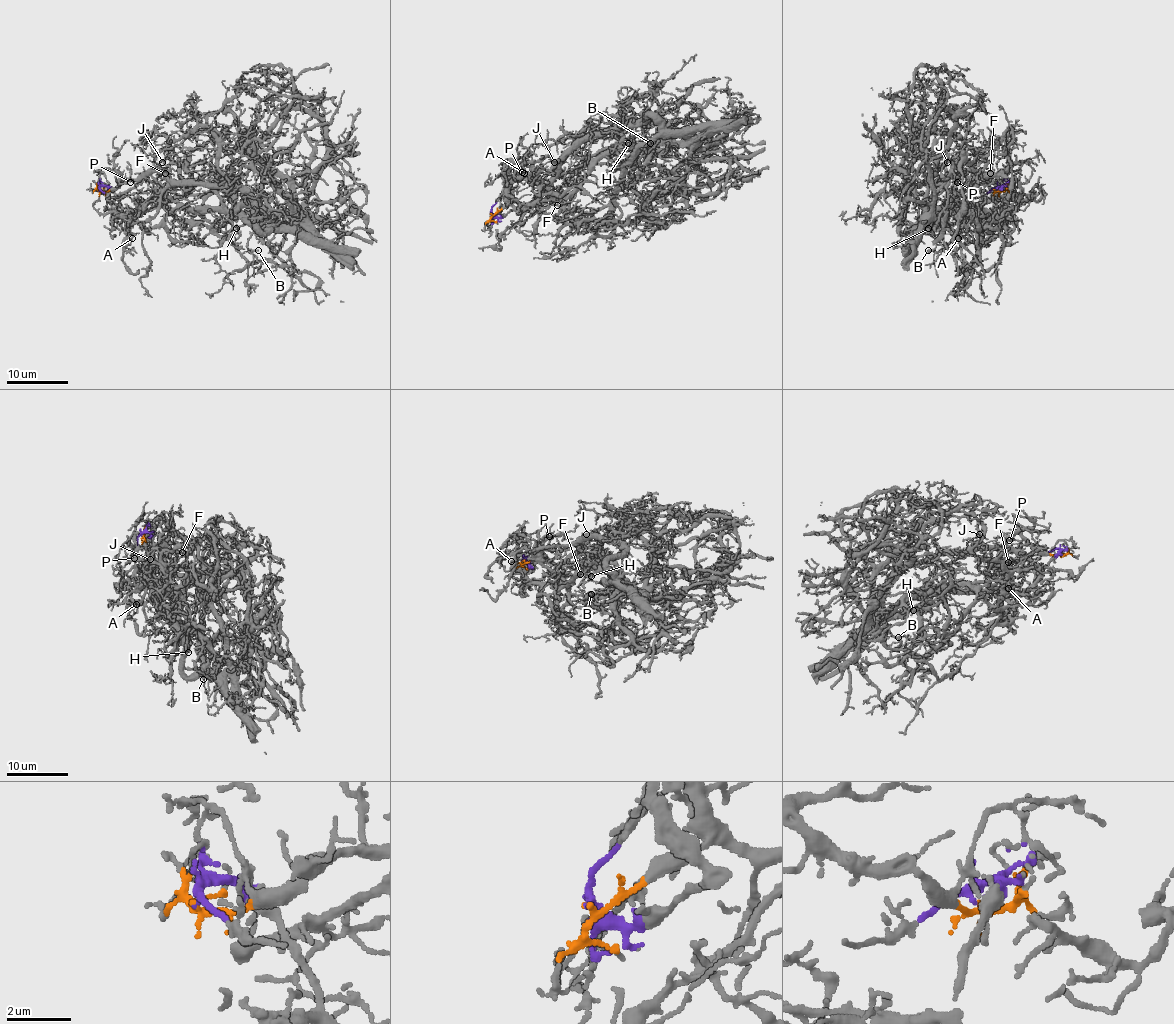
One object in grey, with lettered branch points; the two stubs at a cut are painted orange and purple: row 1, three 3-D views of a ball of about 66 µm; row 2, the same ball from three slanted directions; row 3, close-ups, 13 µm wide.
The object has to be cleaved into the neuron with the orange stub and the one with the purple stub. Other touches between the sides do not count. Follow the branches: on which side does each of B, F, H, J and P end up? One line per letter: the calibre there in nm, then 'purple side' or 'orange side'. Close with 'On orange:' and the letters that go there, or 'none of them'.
B: 130 nm thick; purple side
F: 150 nm thick; orange side
H: 140 nm thick; purple side
J: 160 nm thick; orange side
P: 140 nm thick; orange side
On orange: F, J, P

